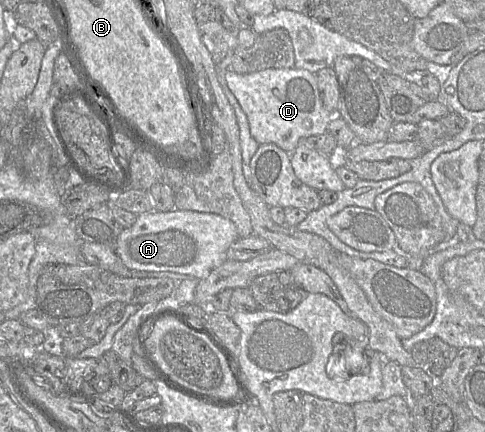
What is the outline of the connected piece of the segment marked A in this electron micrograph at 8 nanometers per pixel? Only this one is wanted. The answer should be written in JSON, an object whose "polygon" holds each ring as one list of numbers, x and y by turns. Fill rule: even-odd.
{"polygon":[[155,210,138,214,135,223,121,231,115,253,131,271,172,272,200,280,228,260,227,251,239,238,235,224,218,214]]}

